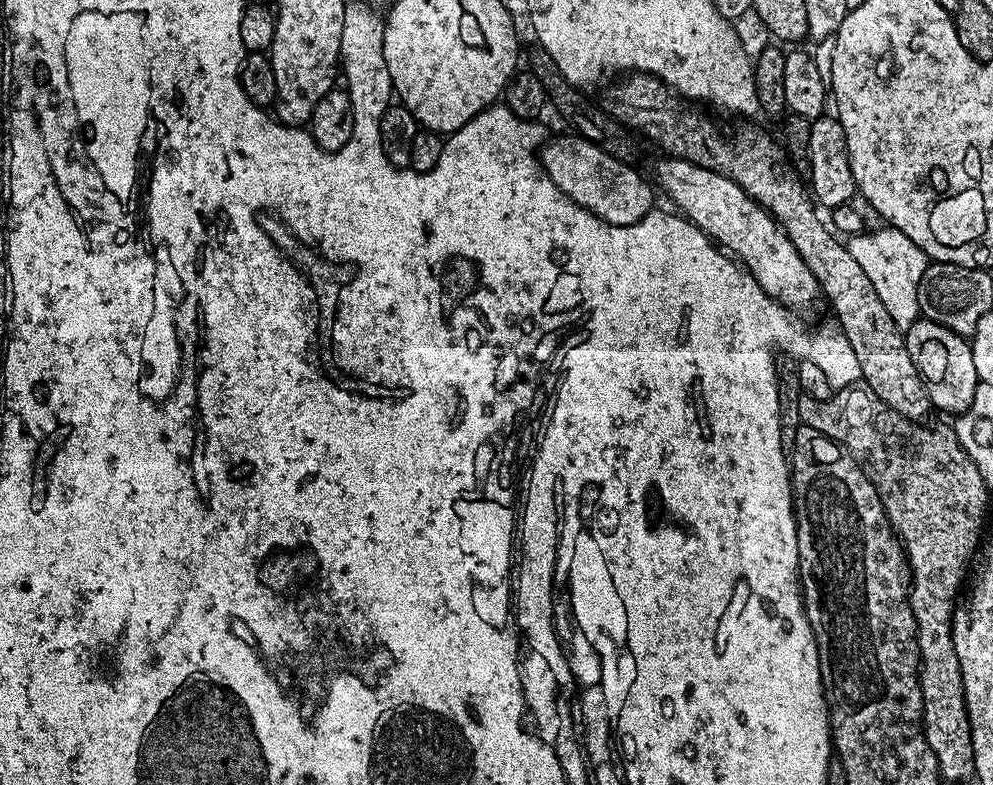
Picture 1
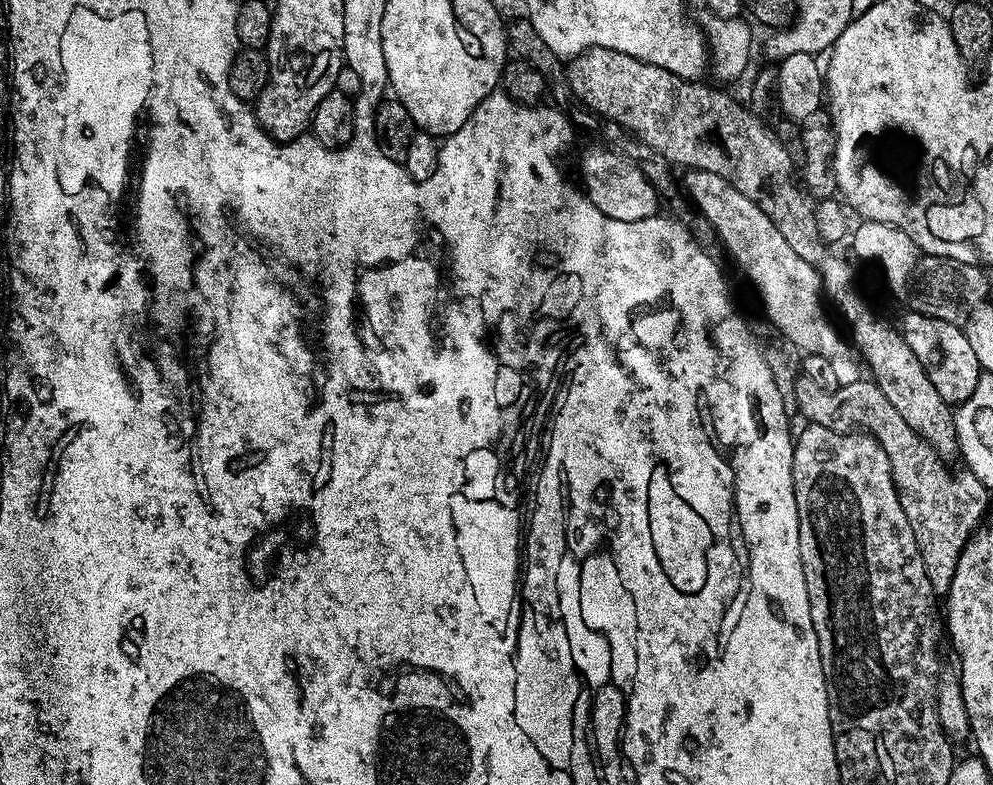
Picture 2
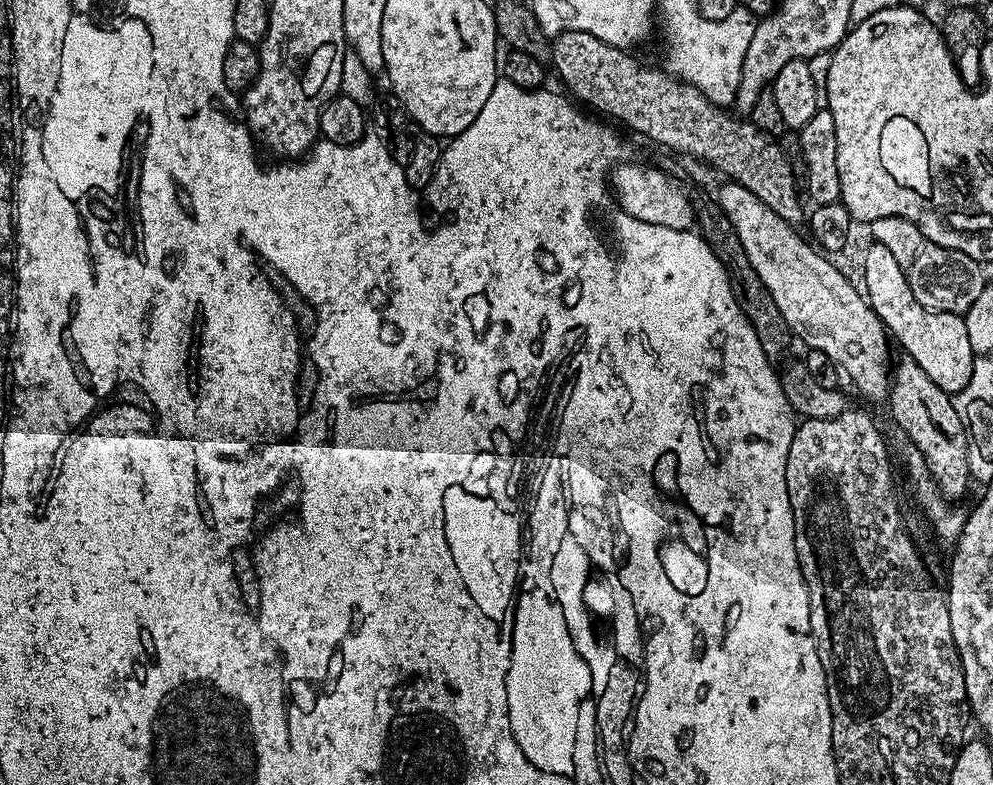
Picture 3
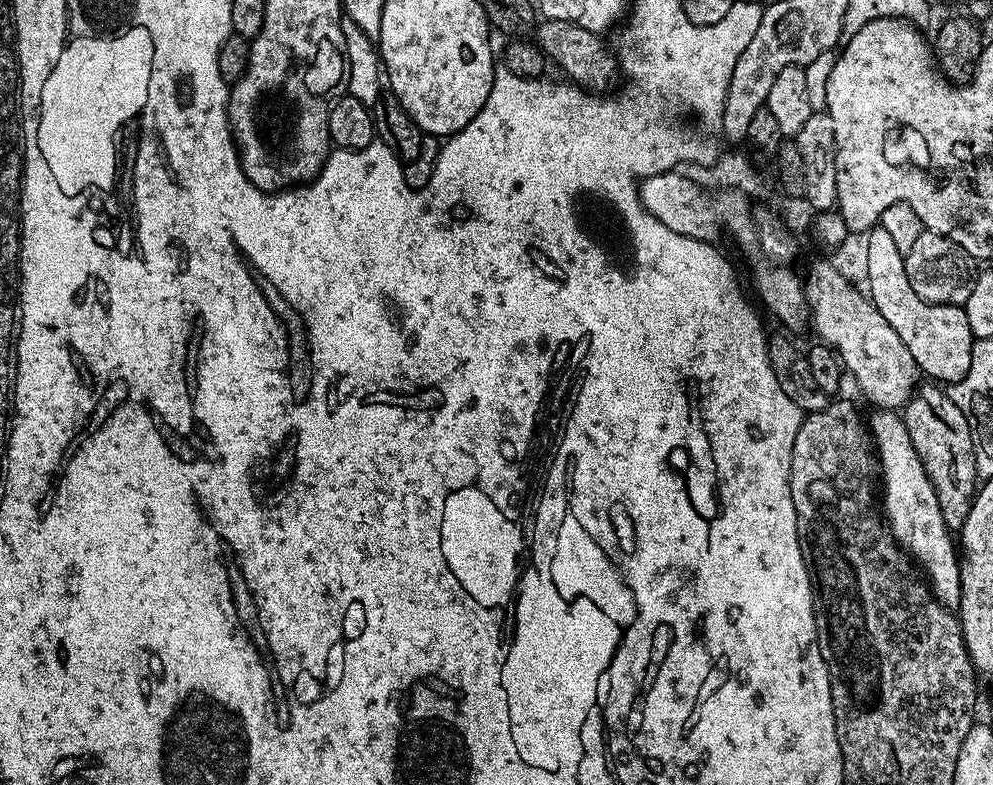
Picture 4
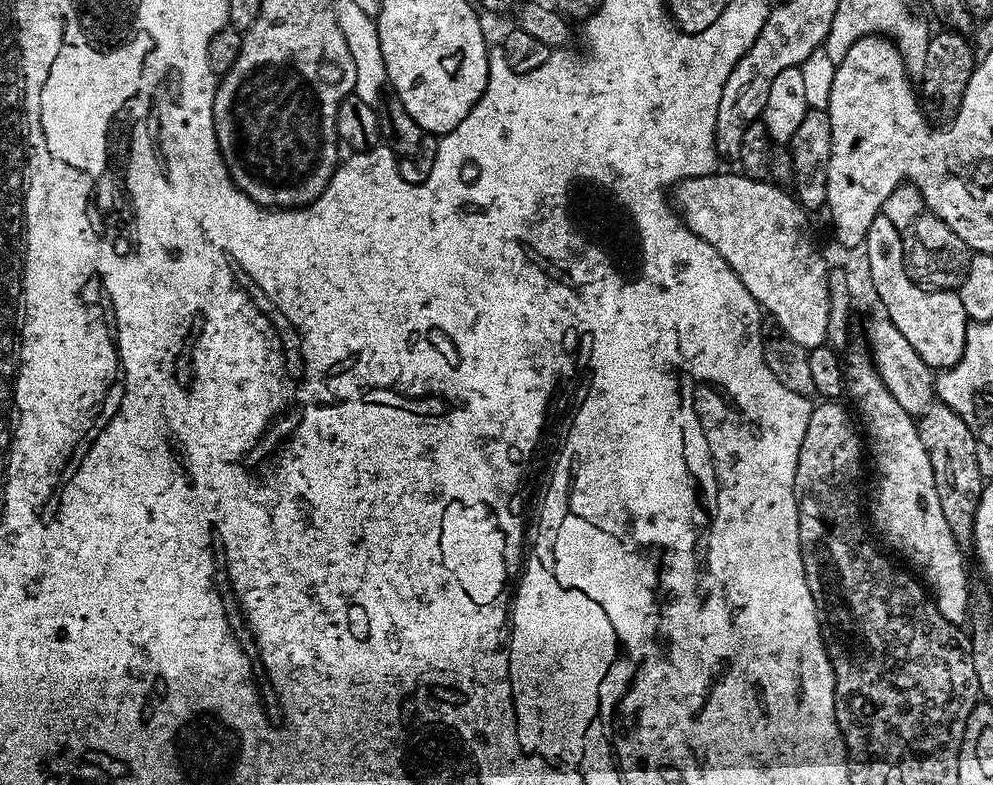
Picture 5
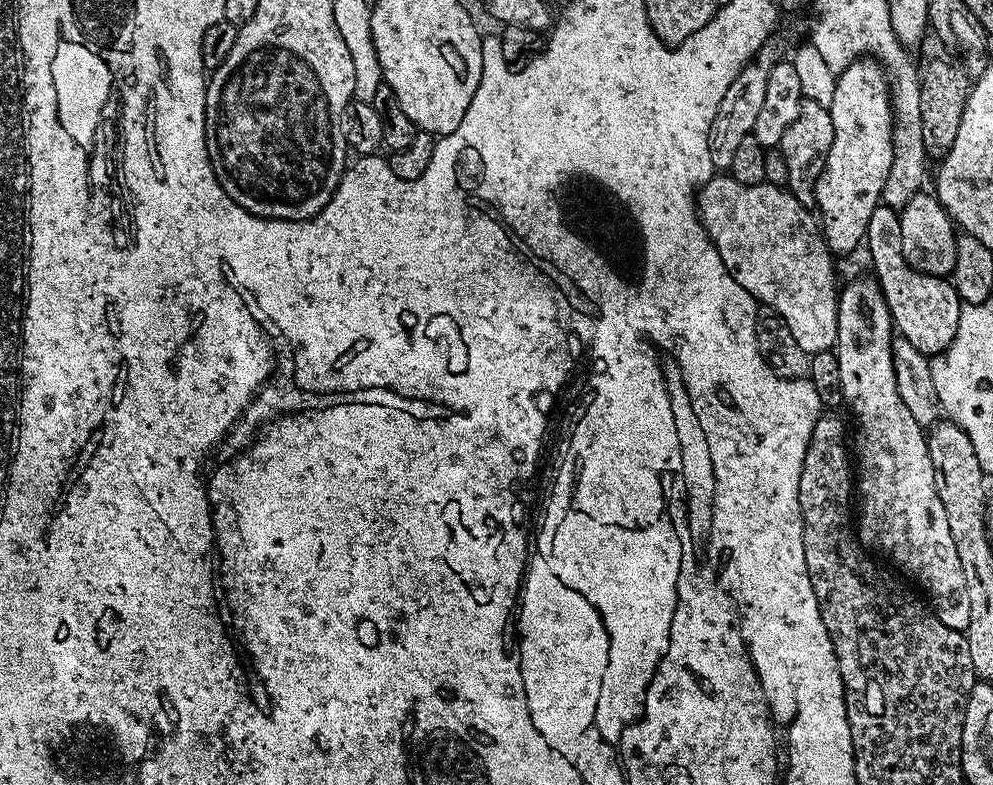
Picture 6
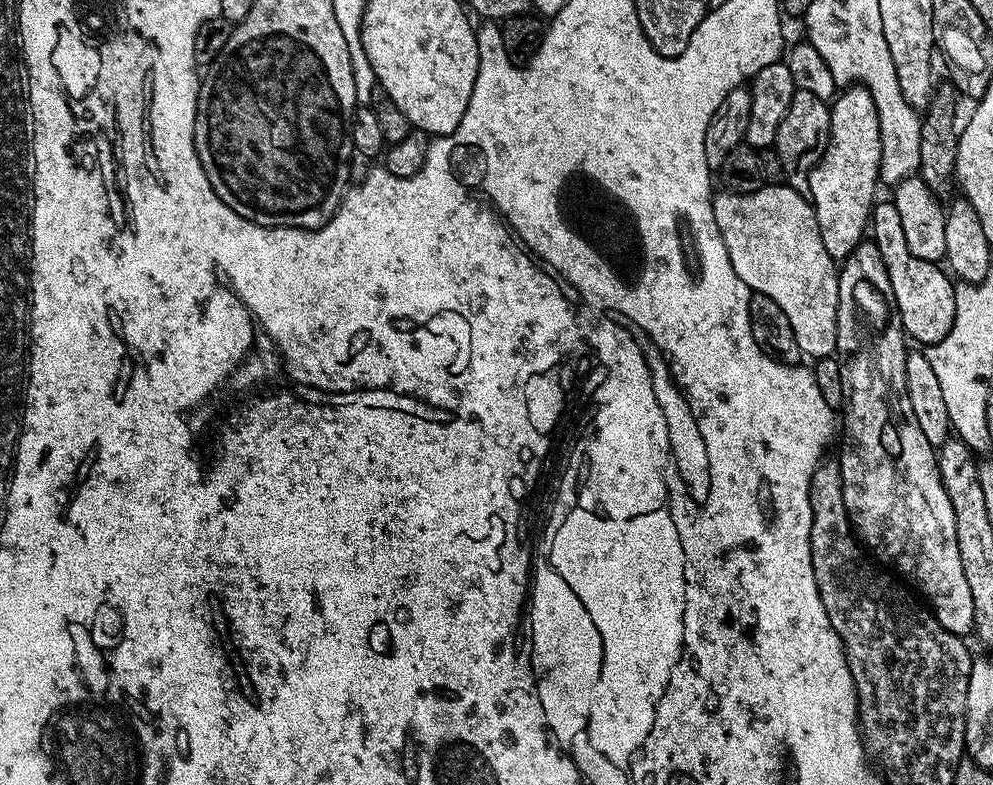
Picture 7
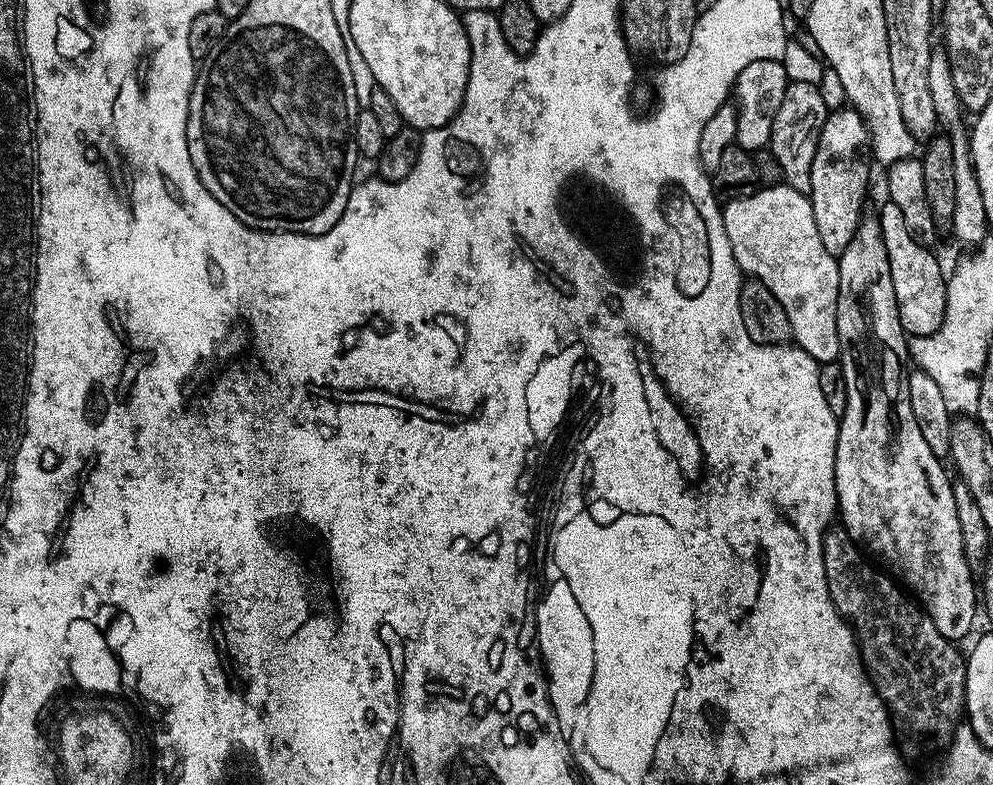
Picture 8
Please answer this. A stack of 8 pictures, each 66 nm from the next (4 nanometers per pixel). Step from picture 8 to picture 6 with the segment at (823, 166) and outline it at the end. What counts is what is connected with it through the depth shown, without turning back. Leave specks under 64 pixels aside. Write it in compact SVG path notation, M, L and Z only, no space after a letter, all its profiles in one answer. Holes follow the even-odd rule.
M871 58L855 60L836 77L833 104L828 109L834 122L834 142L830 142L830 154L826 154L826 166L818 178L816 187L816 208L822 225L824 241L837 257L852 252L865 243L868 234L870 214L884 195L886 178L892 165L892 93L888 90L888 77L884 69Z

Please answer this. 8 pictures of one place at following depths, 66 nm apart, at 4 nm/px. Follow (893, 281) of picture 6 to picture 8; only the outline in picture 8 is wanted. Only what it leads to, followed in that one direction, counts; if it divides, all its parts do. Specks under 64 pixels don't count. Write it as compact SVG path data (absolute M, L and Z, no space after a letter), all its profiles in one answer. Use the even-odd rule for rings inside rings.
M884 202L878 209L878 215L882 226L882 238L886 241L886 258L890 258L890 278L894 278L894 298L898 302L898 314L904 331L909 337L934 334L938 326L942 326L942 320L946 318L946 294L949 285L944 282L944 272L940 269L935 254L932 253L933 249L919 244L914 234L910 234L906 218L902 218L902 210L898 210L898 206Z

